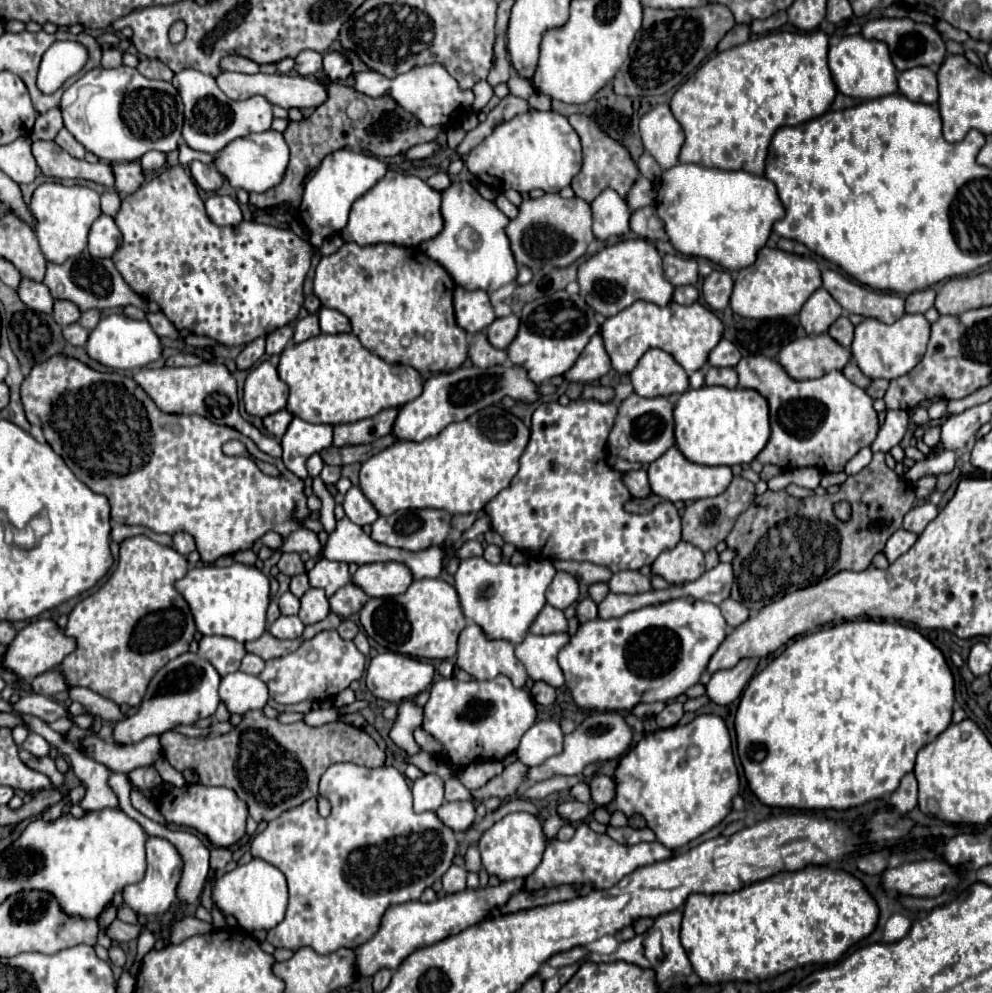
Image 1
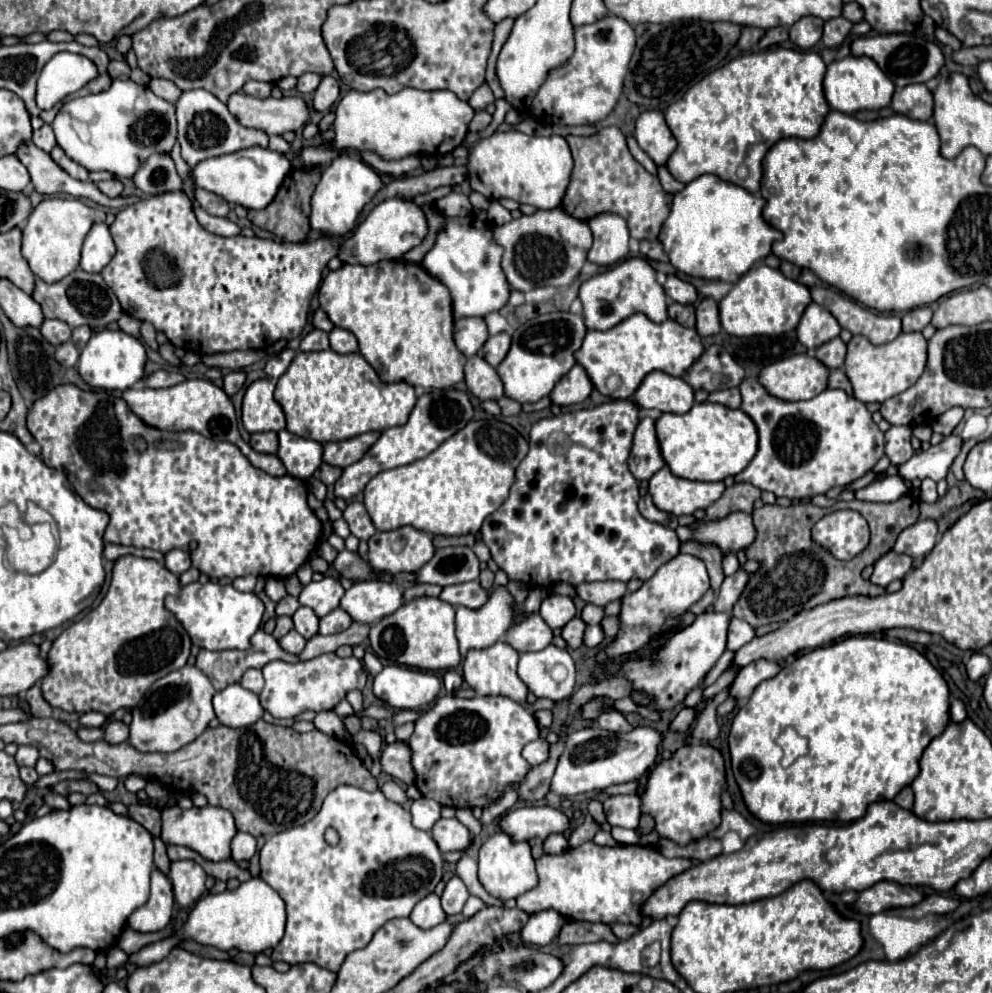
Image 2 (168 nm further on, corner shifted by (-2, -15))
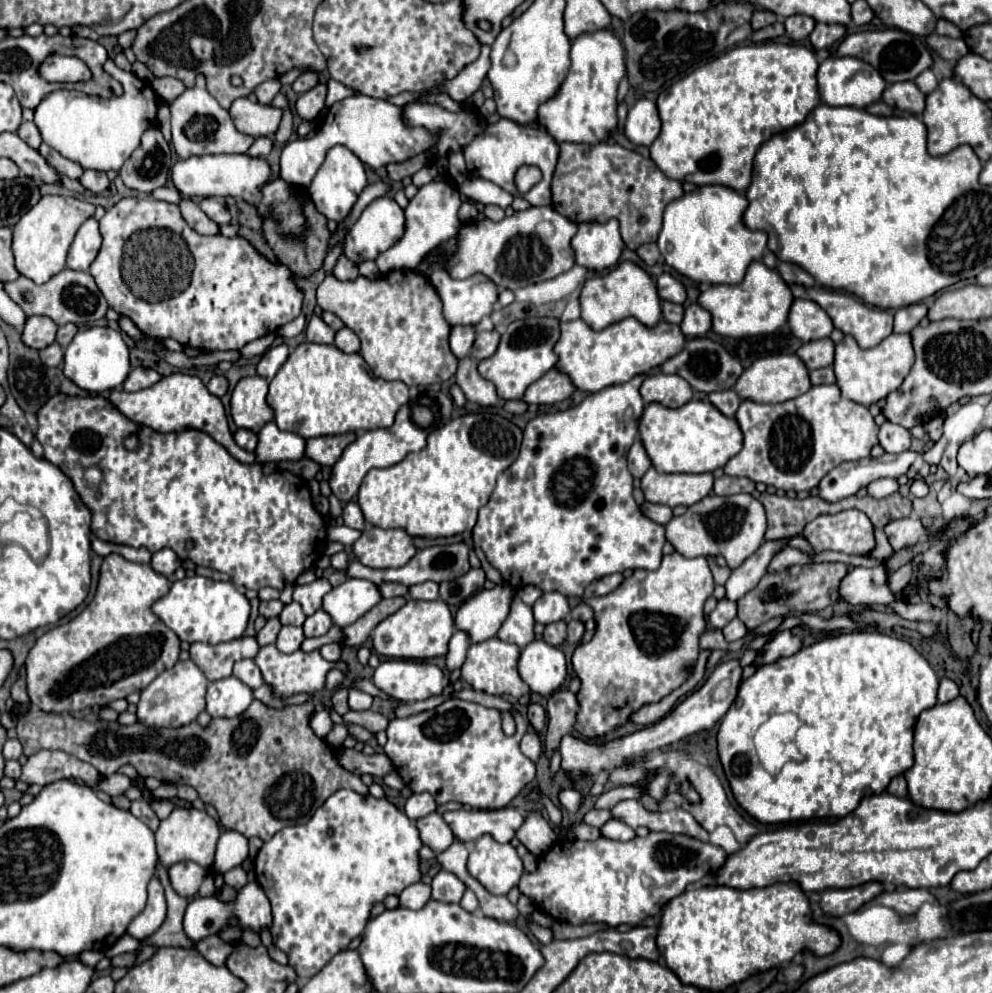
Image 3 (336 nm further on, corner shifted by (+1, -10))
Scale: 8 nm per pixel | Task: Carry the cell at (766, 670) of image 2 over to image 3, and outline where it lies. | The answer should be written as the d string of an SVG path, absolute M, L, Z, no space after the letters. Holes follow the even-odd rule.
M781 631L777 633L761 651L757 651L757 657L753 661L755 667L771 665L781 657L789 657L801 649L801 639L791 635L791 631Z

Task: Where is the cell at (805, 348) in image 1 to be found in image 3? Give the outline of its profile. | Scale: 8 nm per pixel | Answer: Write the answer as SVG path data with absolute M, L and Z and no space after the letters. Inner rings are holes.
M771 355L751 363L749 369L739 377L739 383L733 387L741 399L755 399L757 403L781 403L787 399L795 399L811 389L809 369L805 363L795 355Z

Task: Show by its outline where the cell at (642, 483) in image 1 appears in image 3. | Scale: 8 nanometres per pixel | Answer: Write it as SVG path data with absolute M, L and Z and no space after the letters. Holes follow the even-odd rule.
M645 501L643 505L641 505L641 511L649 517L649 519L653 519L655 523L661 523L661 525L667 525L669 521L671 521L671 507L667 507L667 505L655 505L655 503L649 503L649 501Z

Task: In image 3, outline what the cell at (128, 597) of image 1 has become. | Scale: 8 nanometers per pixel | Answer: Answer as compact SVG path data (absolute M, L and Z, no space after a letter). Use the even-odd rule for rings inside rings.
M111 553L101 565L101 577L93 601L69 623L47 631L37 639L27 655L27 693L31 703L43 711L73 713L93 705L107 705L115 699L125 699L129 693L143 691L159 673L173 667L179 659L179 637L153 611L151 605L167 595L169 581L151 565L127 561Z

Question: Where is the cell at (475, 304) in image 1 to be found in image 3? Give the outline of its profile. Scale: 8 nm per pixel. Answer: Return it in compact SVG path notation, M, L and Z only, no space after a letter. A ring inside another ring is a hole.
M455 325L451 329L451 337L449 337L449 343L451 343L451 351L461 359L461 357L467 357L473 343L475 343L475 327L473 325Z

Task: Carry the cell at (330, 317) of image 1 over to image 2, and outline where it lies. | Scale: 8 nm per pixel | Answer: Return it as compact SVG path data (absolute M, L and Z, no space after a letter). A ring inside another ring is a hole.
M334 328L330 332L330 346L338 354L358 352L358 340L356 340L356 336L352 332L344 330L344 328Z

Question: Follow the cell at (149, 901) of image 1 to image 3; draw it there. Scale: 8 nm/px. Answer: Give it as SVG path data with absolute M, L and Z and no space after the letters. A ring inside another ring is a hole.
M153 877L149 881L147 907L129 923L127 933L141 941L161 927L161 923L165 921L165 915L167 915L167 905L165 905L165 897L163 897L163 887L161 887L159 879Z

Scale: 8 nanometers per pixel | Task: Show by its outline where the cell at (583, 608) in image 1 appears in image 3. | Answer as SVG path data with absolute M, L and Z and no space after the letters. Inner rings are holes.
M557 621L557 623L549 623L545 627L543 639L551 645L561 645L567 639L567 623L565 621Z

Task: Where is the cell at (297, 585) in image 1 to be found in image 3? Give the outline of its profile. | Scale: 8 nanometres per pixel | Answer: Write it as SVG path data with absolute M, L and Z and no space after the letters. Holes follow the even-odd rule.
M273 599L273 601L261 601L259 605L259 613L265 617L265 619L271 619L271 617L277 617L281 611L283 611L283 603L279 599Z

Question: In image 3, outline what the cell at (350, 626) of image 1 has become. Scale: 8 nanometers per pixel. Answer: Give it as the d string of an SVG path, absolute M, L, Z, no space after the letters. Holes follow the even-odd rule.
M327 643L327 645L323 645L319 651L321 651L321 655L327 659L327 661L337 661L339 657L341 657L341 645L339 643Z

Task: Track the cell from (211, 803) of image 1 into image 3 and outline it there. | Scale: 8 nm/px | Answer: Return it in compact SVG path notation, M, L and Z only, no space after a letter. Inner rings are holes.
M175 807L171 811L171 815L167 819L163 819L159 829L155 831L159 861L165 867L171 867L179 861L195 861L207 869L215 861L215 849L217 849L219 835L221 835L221 829L219 829L217 821L207 811L199 811L195 807L191 807L191 809Z

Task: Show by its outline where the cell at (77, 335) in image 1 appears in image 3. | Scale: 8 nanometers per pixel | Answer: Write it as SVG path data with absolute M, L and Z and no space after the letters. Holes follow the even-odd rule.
M53 343L53 345L45 347L45 349L41 349L41 359L43 359L43 363L47 367L61 365L63 363L63 349L61 349L61 345L59 343Z

